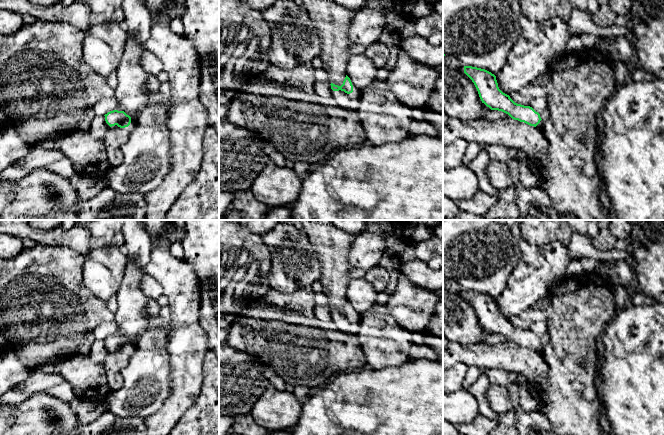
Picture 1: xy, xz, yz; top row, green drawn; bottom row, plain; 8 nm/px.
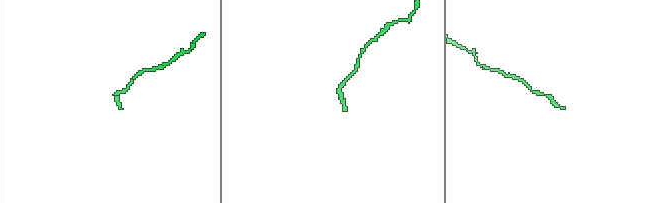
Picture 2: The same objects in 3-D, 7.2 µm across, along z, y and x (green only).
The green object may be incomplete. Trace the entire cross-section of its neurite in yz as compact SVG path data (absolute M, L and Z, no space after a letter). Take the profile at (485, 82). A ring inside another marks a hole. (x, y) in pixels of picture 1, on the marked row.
M464 66L464 73L474 83L482 103L484 103L491 110L502 111L508 114L514 120L524 122L530 126L536 127L540 131L543 131L546 120L543 121L540 117L540 114L536 112L532 107L517 104L510 98L509 95L503 93L498 87L496 76L494 74L485 69L472 66Z

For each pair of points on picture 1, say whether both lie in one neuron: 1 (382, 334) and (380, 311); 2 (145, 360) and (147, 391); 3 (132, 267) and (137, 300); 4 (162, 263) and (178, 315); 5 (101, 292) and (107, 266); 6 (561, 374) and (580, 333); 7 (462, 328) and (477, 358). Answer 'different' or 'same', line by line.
1: different
2: same
3: same
4: same
5: same
6: same
7: different

